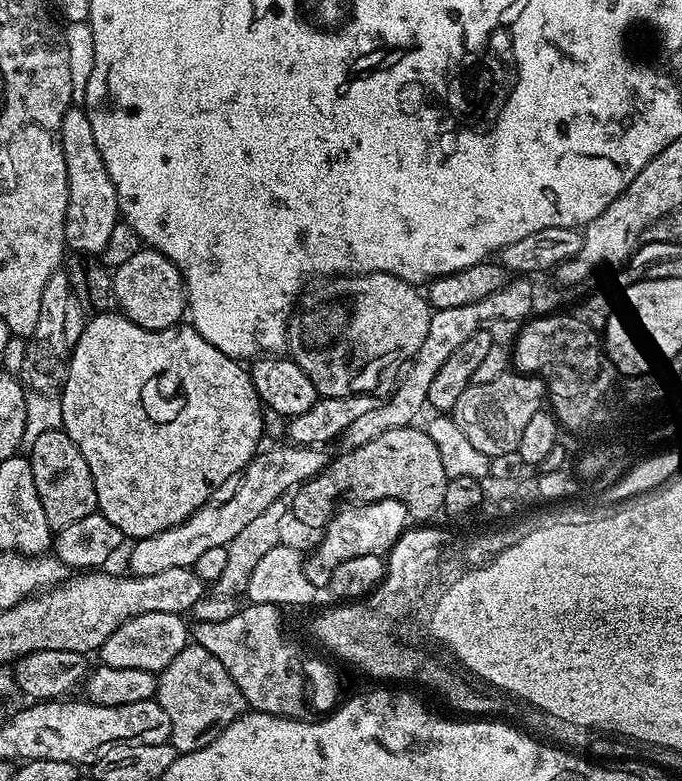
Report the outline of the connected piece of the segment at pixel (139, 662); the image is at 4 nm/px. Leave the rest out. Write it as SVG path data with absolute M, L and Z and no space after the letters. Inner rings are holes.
M142 614L138 618L130 618L118 626L118 630L114 630L106 642L102 642L98 649L99 663L118 670L146 670L159 674L166 666L170 666L170 662L174 662L174 658L178 658L180 651L190 642L190 628L187 623L184 625L184 620L185 617L181 614Z

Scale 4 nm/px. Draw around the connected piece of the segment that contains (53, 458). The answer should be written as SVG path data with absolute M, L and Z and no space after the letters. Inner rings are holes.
M63 429L43 433L31 444L28 457L34 470L35 489L38 490L42 510L54 530L65 528L97 511L97 491L94 488L93 475L90 474L81 452L74 446L73 439Z

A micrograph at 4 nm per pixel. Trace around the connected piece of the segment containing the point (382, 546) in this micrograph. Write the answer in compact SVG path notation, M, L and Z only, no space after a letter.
M384 499L373 504L350 506L337 511L323 529L323 538L314 554L305 561L307 577L318 590L325 589L340 563L364 555L385 555L409 525L410 517L404 503Z

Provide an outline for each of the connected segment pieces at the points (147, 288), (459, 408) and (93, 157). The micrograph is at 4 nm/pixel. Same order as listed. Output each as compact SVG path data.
M147 246L141 247L134 258L122 262L112 272L112 289L116 295L115 307L130 322L151 332L175 328L185 319L188 294L184 286L184 276L161 252Z
M508 370L493 381L464 386L450 415L458 430L466 434L468 441L477 450L482 450L482 454L491 458L519 449L526 422L530 422L530 418L534 418L534 414L541 411L545 400L545 383L539 376L521 375Z
M73 106L62 118L62 154L66 158L66 182L68 183L68 205L64 223L64 243L76 254L103 253L110 233L121 219L118 198L110 174L106 174L106 162L98 154L94 142L94 130L83 107Z

